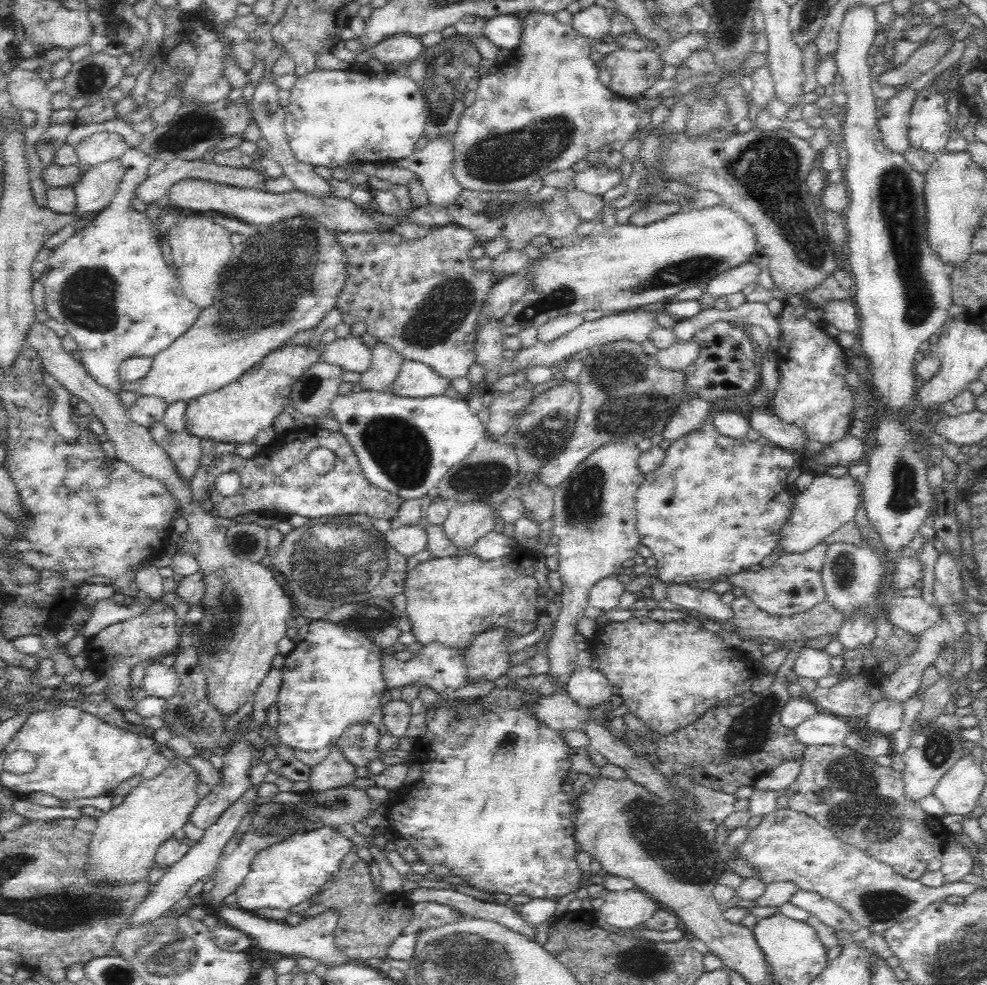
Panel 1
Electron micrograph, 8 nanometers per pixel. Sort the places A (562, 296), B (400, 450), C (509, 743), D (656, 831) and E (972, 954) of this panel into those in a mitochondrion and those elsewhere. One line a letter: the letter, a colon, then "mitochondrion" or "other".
A: mitochondrion
B: mitochondrion
C: mitochondrion
D: mitochondrion
E: mitochondrion

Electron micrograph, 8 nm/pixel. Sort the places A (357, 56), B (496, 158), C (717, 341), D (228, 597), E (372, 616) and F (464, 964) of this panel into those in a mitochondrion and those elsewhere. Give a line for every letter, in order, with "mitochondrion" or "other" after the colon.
A: other
B: mitochondrion
C: other
D: mitochondrion
E: mitochondrion
F: mitochondrion

